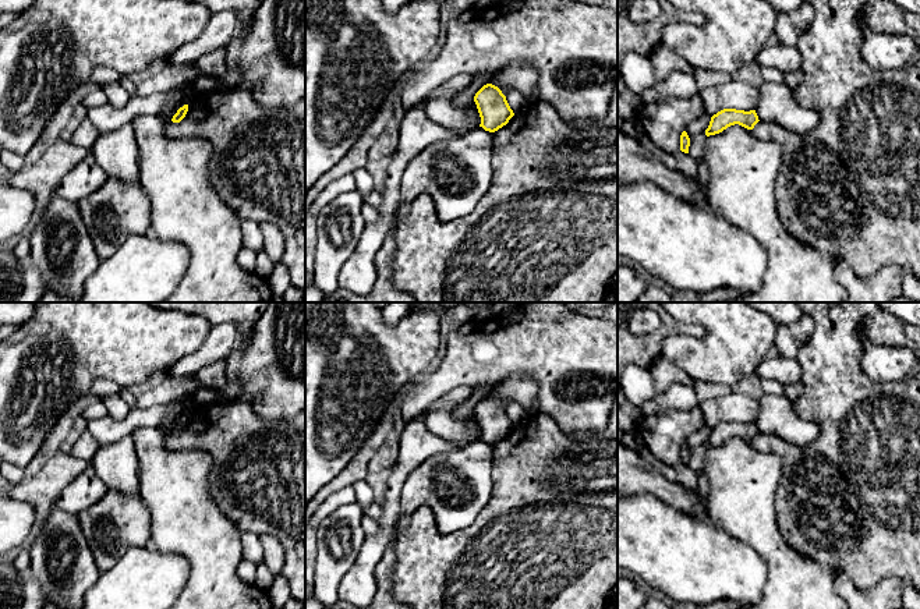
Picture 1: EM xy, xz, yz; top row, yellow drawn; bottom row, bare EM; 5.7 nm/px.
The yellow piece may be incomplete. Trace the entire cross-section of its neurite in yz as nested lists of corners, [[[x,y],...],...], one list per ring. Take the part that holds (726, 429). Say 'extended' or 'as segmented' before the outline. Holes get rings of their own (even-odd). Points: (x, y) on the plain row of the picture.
as segmented | [[[723,421],[711,429],[710,438],[705,442],[705,447],[715,447],[722,445],[730,438],[739,436],[747,442],[753,442],[758,435],[756,422],[744,424],[736,421]]]

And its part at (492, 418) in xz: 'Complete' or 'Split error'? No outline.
Complete

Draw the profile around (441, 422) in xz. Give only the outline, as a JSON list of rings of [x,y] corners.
[[[460,406],[447,410],[427,410],[424,414],[425,428],[435,436],[456,443],[460,449],[467,443],[480,439],[480,429],[475,414],[470,414],[463,419],[456,419],[453,414]]]

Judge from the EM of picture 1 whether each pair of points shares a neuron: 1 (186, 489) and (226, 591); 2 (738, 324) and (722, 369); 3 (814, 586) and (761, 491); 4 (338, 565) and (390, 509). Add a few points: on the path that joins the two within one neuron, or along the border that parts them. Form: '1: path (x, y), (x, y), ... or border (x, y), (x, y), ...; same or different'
1: path (190, 514), (190, 521), (212, 545), (213, 566); same
2: path (736, 335), (733, 346), (722, 358); same
3: path (791, 563), (763, 535), (761, 514); same
4: border (365, 537), (351, 567); different

